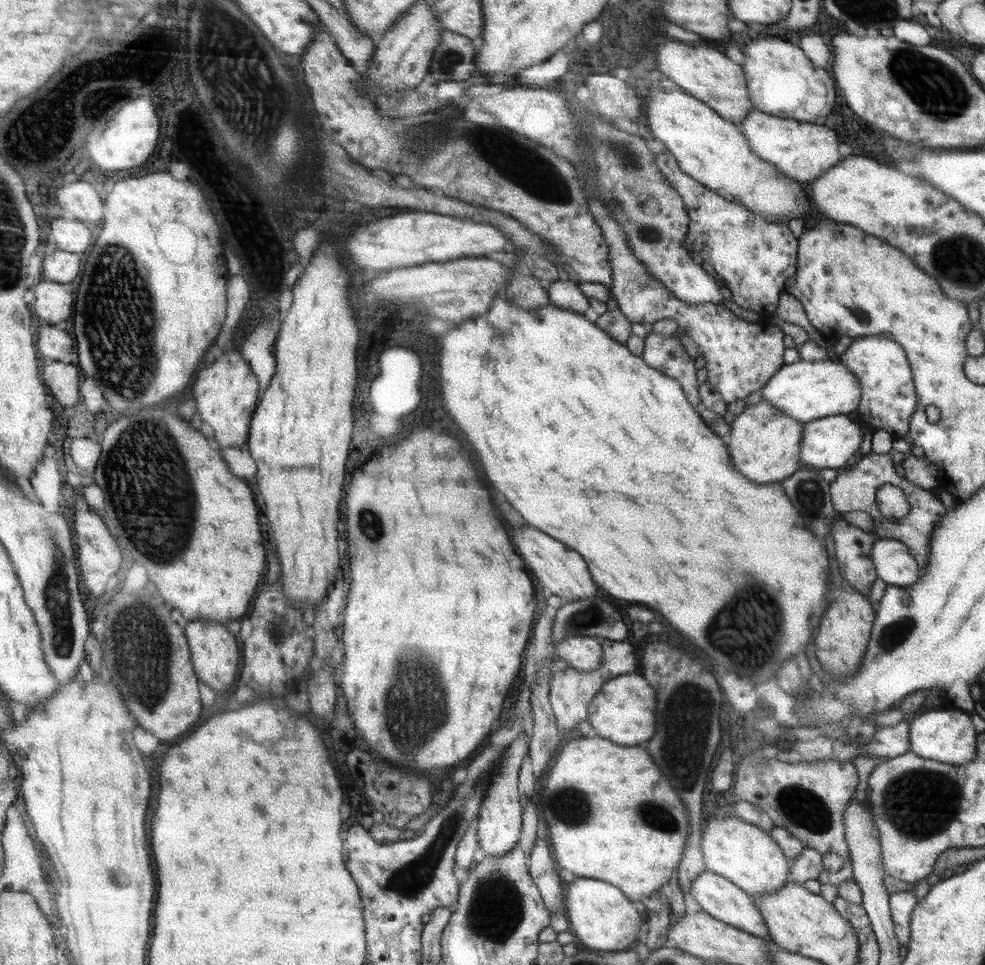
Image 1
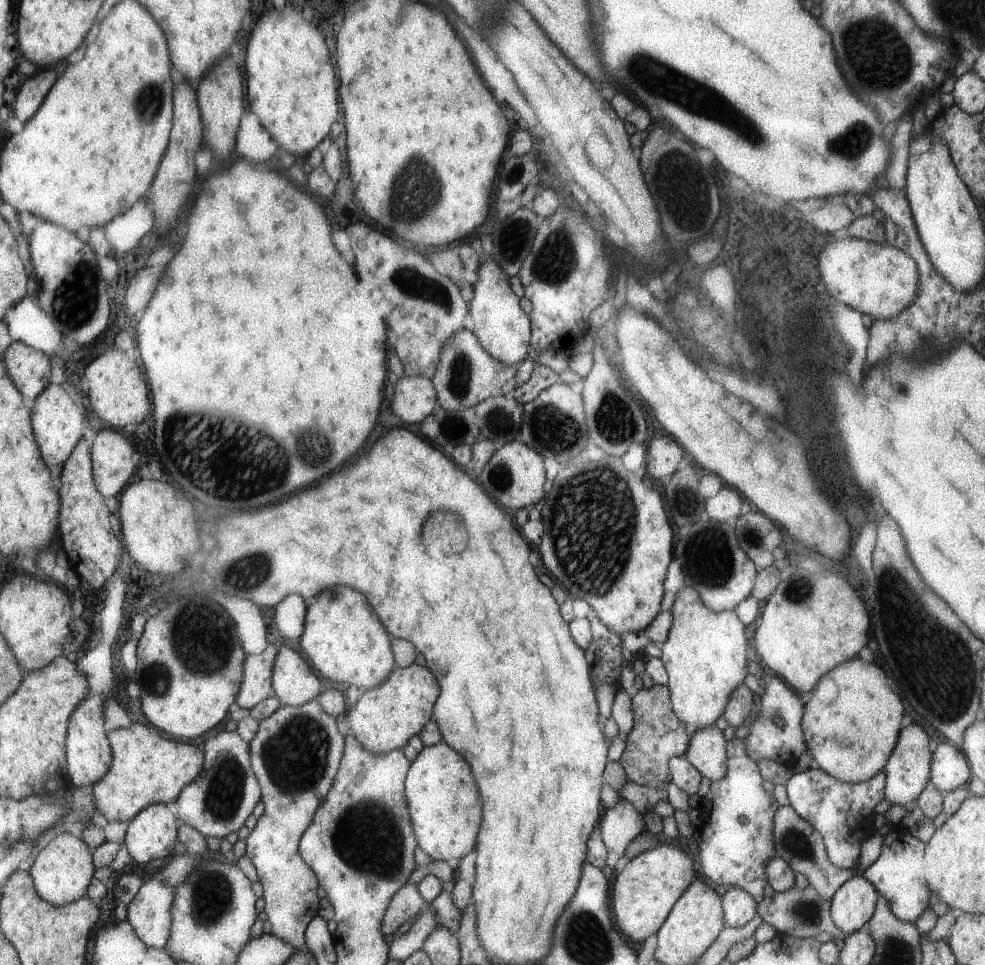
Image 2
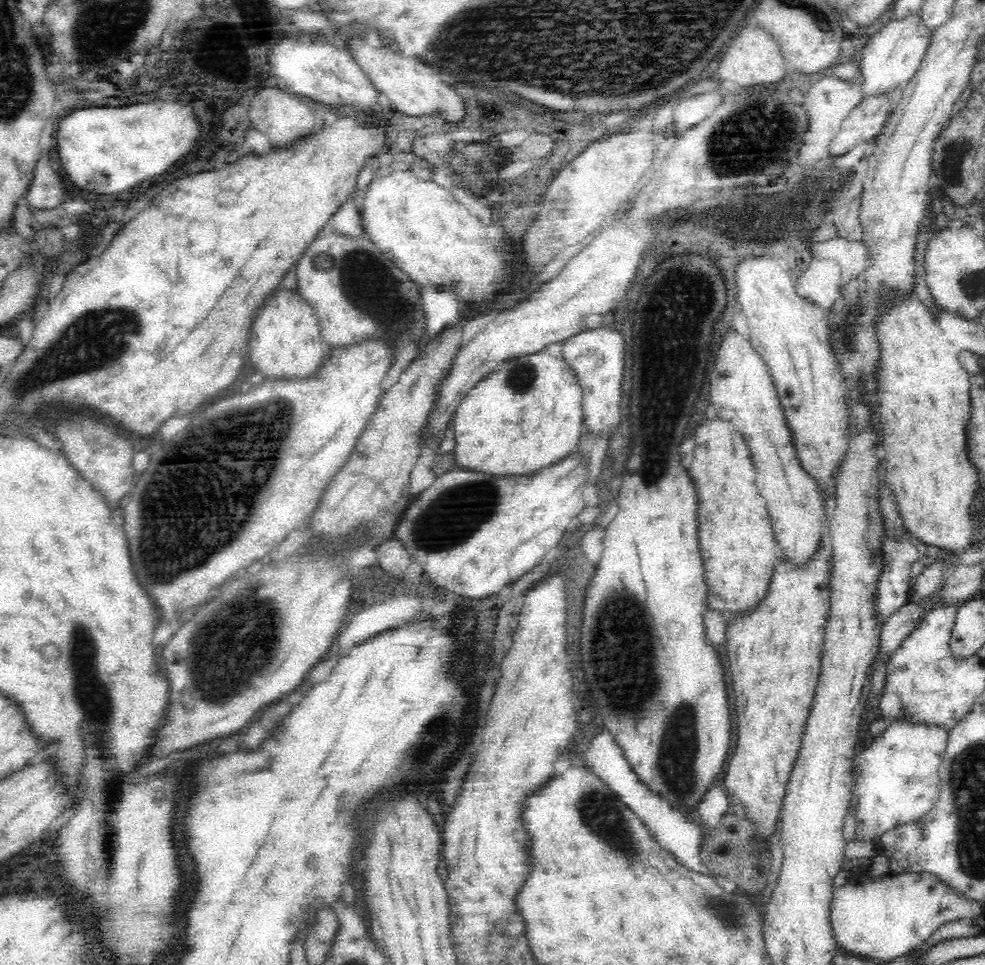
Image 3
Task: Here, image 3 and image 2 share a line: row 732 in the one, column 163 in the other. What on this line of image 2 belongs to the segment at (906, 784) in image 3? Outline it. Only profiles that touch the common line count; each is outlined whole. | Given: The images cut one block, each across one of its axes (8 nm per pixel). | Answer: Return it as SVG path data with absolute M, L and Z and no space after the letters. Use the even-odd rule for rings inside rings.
M151 878L141 888L131 906L127 906L127 918L151 948L167 948L171 942L175 928L173 910L177 894L179 888Z

